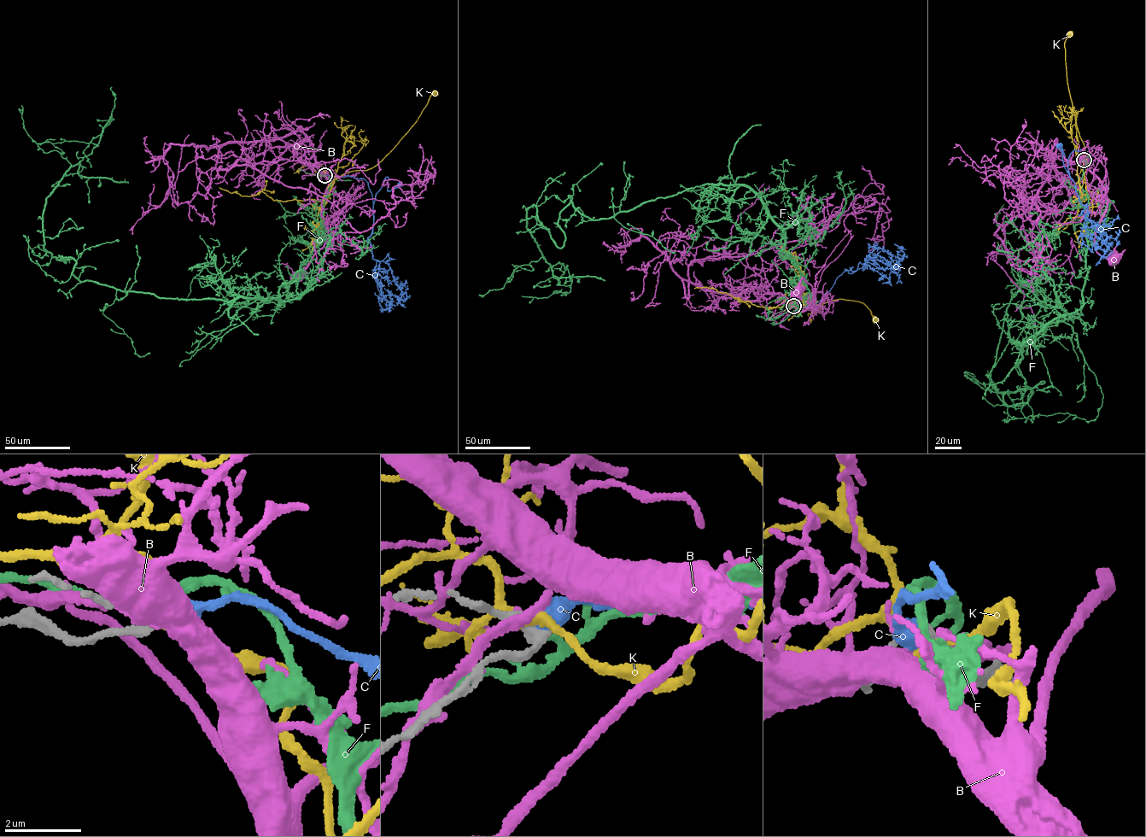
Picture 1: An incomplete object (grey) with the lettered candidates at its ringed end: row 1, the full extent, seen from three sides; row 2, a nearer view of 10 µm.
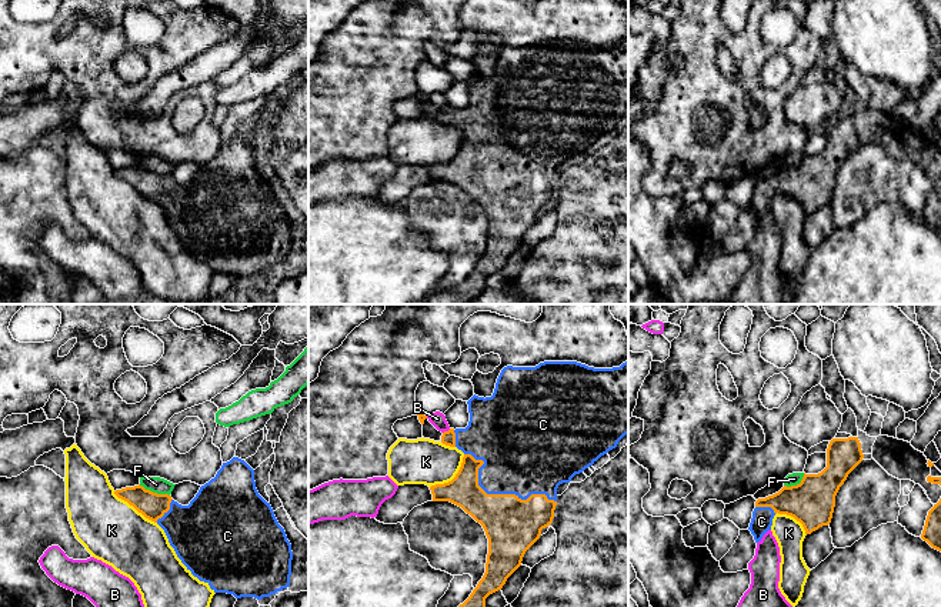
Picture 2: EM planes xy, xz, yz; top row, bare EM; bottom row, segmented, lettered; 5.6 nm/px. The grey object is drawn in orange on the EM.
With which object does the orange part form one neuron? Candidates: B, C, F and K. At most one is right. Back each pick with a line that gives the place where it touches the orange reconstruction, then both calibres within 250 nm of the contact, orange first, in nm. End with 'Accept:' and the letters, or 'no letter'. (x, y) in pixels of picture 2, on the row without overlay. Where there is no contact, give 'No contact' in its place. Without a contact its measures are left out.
C: Touches orange at xz (497, 174). Thickness 300 nm (orange) against 420 nm
Accept: C

